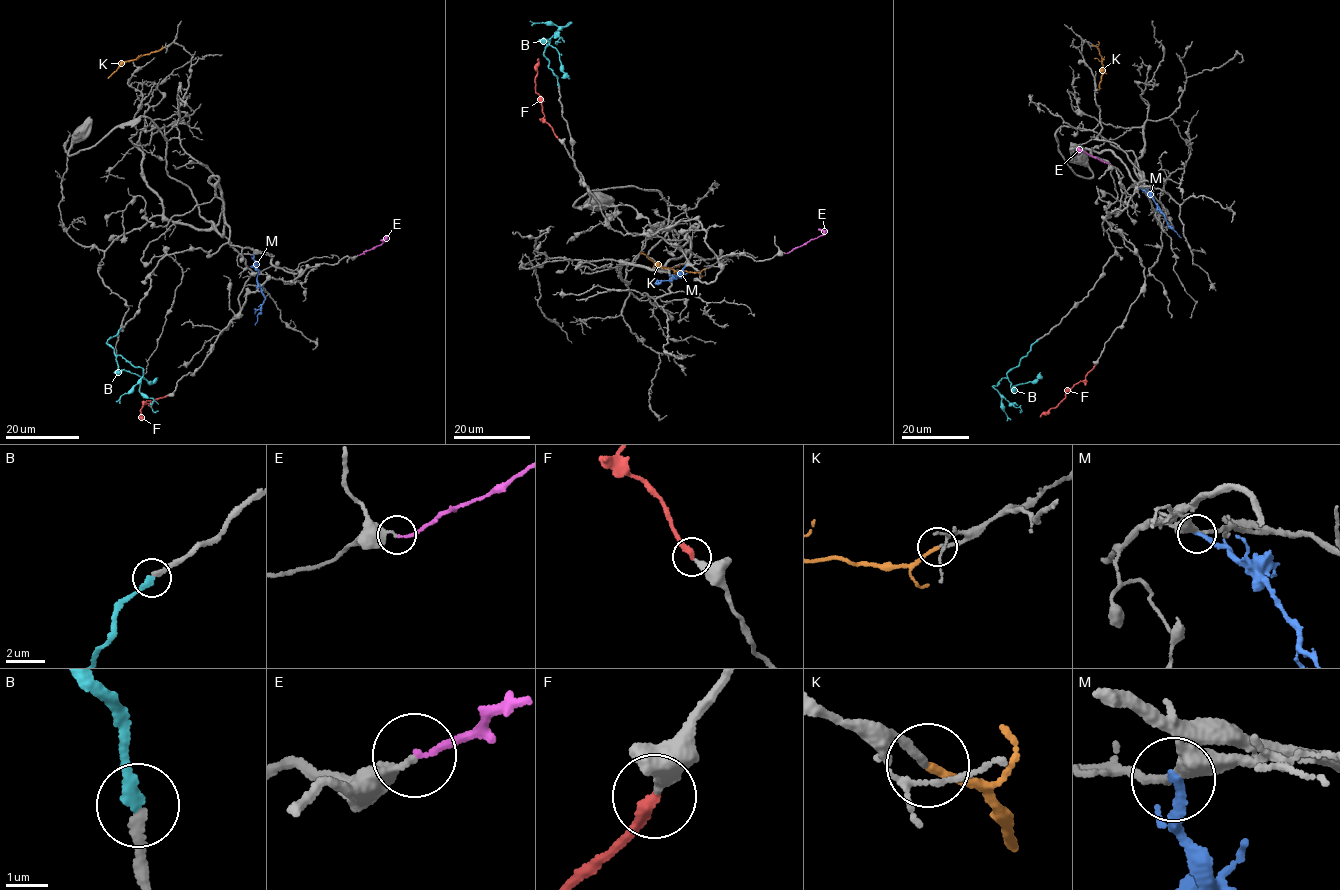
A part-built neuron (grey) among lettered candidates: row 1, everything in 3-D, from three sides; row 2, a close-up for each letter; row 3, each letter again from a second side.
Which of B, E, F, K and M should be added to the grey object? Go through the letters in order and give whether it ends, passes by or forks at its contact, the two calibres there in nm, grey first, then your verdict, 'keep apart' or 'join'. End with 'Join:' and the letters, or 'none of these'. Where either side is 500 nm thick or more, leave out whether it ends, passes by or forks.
B: it ends there; 240 nm thick on the grey side, 260 nm on the other; join
E: it ends there; 240 nm thick on the grey side, 130 nm on the other; keep apart
F: it ends there; 400 nm thick on the grey side, 280 nm on the other; join
K: it ends there; 190 nm thick on the grey side, 180 nm on the other; join
M: it ends there; 340 nm thick on the grey side, 220 nm on the other; keep apart
Join: B, F, K

